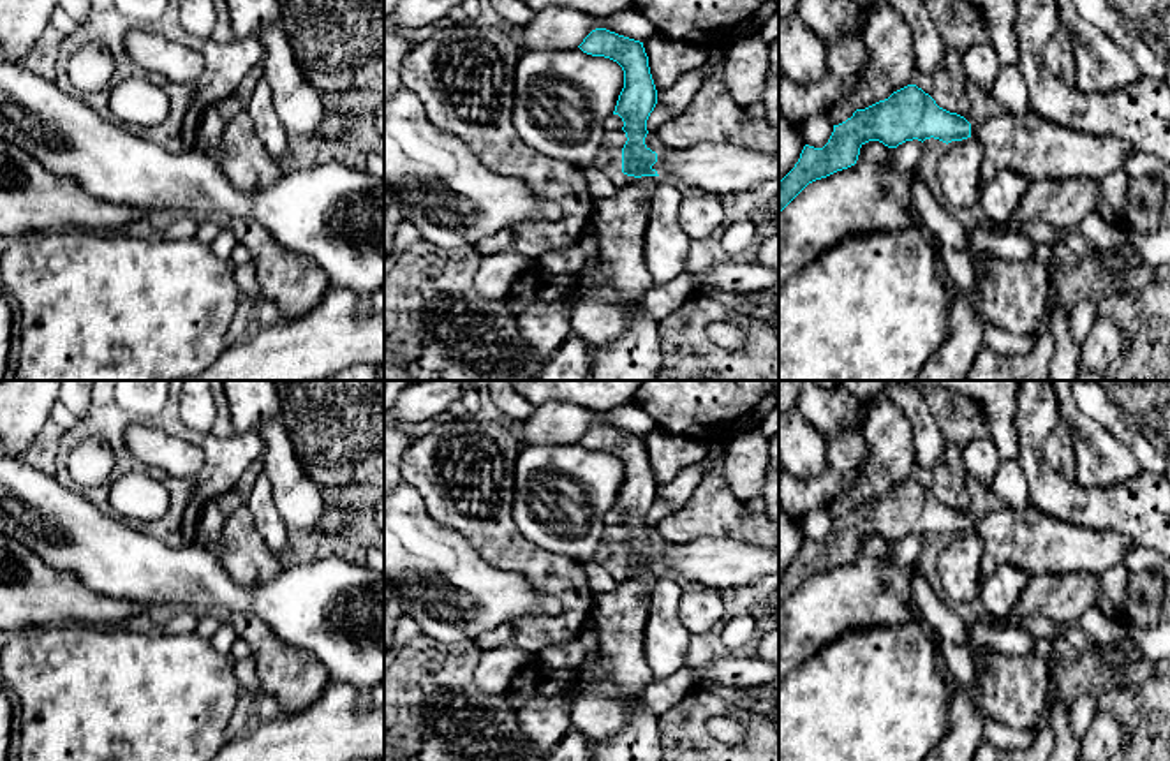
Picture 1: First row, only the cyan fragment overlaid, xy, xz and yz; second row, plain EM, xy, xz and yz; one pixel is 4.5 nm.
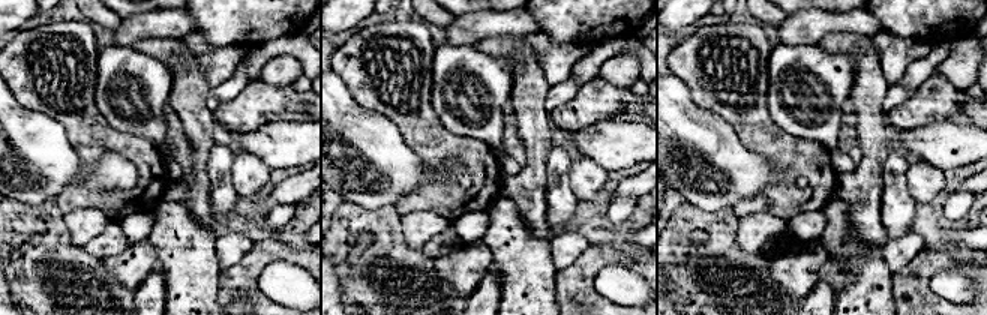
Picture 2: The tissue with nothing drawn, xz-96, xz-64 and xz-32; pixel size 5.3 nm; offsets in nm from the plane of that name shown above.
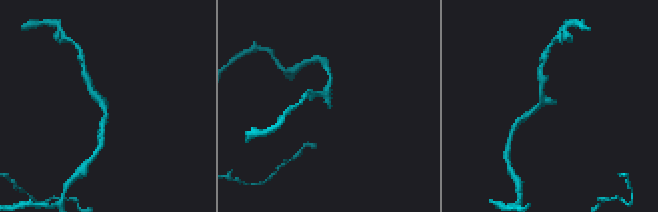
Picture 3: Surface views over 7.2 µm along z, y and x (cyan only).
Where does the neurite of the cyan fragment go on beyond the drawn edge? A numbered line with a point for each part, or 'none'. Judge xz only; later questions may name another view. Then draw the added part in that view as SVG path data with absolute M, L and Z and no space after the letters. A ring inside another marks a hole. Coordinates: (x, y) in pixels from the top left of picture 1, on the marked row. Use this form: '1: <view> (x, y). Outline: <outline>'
1: xz (621, 279). Outline: M641 176L617 190L613 197L596 199L590 222L599 240L599 259L590 280L580 284L578 303L571 312L571 333L576 333L596 352L618 338L631 310L654 285L645 262L645 234L650 218L650 203L657 188L659 176Z

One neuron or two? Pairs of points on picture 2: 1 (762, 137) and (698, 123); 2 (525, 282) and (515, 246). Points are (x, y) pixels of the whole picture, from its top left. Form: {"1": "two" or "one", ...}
{"1": "two", "2": "one"}

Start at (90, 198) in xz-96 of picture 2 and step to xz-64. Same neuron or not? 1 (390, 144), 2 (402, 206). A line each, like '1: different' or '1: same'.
1: different
2: same

